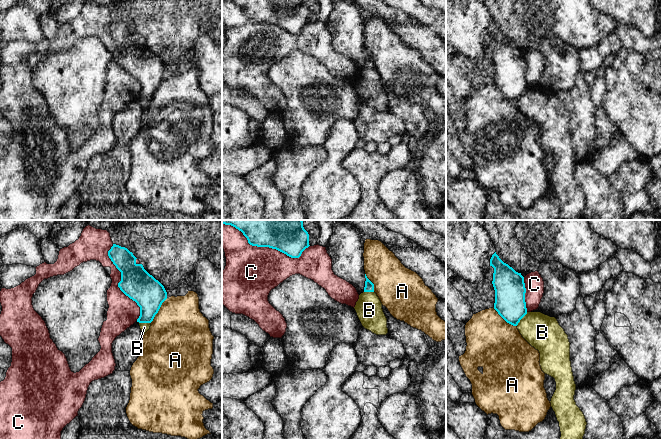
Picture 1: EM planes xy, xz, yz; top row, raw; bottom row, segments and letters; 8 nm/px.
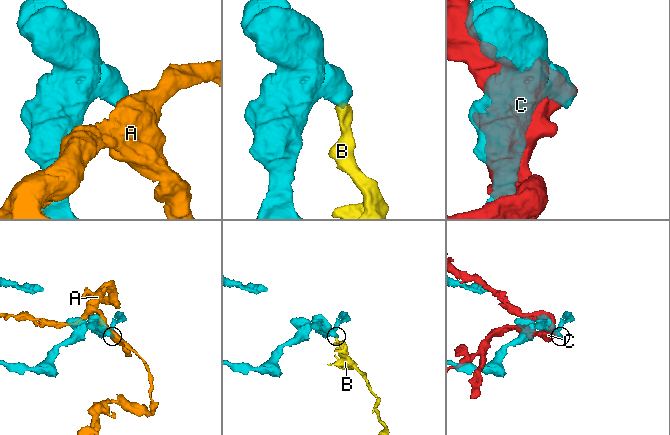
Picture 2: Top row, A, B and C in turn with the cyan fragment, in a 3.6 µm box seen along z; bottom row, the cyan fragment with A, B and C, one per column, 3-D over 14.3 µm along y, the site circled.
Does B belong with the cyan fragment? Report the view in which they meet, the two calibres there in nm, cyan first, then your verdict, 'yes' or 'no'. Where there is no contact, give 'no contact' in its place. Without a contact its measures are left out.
meets cyan in yz; 240 nm thick on the cyan side, 280 nm on the other; no

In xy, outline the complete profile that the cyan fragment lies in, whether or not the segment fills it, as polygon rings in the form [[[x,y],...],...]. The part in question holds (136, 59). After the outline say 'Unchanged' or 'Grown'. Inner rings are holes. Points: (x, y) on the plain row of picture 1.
[[[113,20],[108,32],[121,48],[120,66],[140,83],[139,99],[151,99],[167,75],[164,62],[150,51],[127,24]]]. Unchanged

